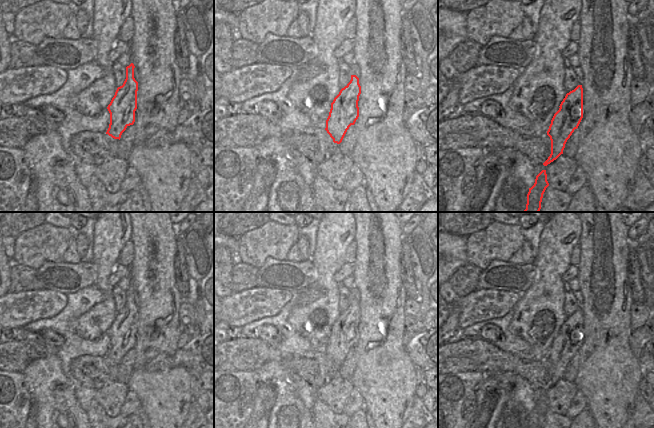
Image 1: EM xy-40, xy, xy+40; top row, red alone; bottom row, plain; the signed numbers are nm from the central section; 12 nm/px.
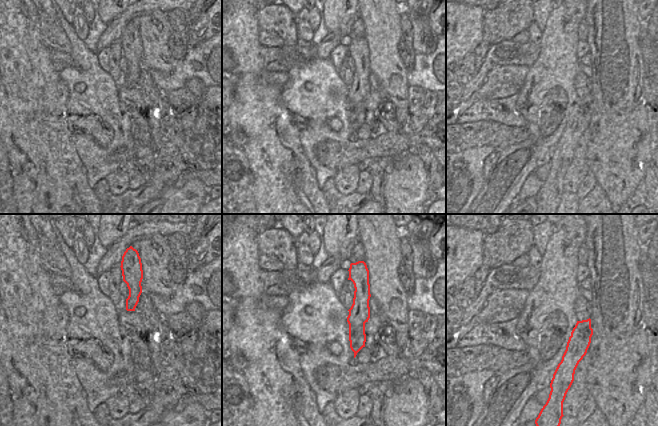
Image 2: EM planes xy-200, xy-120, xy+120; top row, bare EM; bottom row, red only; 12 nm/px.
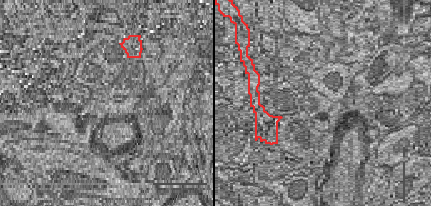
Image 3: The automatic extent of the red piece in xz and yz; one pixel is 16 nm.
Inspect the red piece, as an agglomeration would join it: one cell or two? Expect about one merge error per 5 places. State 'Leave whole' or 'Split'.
Leave whole

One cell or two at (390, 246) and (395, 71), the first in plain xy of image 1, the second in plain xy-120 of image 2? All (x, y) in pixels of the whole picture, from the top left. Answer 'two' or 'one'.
one

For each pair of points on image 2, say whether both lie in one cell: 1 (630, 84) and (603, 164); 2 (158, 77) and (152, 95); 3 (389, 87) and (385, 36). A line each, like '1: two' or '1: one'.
1: one
2: two
3: one

